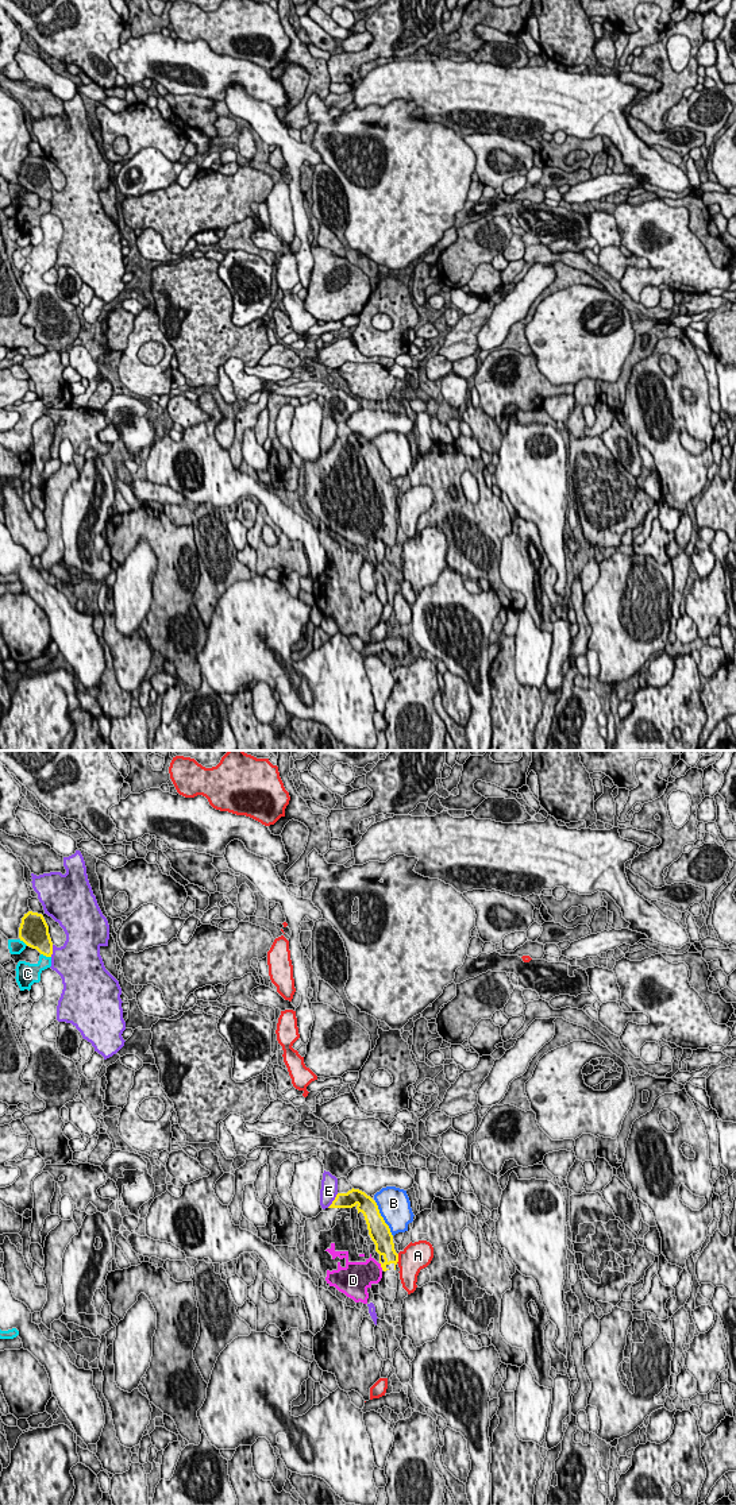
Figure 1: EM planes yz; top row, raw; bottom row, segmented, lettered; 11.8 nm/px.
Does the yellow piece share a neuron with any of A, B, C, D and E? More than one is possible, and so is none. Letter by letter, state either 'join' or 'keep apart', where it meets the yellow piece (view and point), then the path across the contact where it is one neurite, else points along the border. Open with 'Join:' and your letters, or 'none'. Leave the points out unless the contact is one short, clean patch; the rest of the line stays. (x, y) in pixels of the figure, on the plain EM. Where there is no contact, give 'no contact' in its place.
Join: D
A: keep apart | yz (397, 502)
B: keep apart | yz (382, 463)
C: keep apart | yz (46, 200)
D: join | yz (381, 510) | across yz (384, 490), (386, 505), (381, 510), (362, 518)
E: keep apart | yz (334, 444)

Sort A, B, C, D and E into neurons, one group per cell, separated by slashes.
A / B / C / D / E

